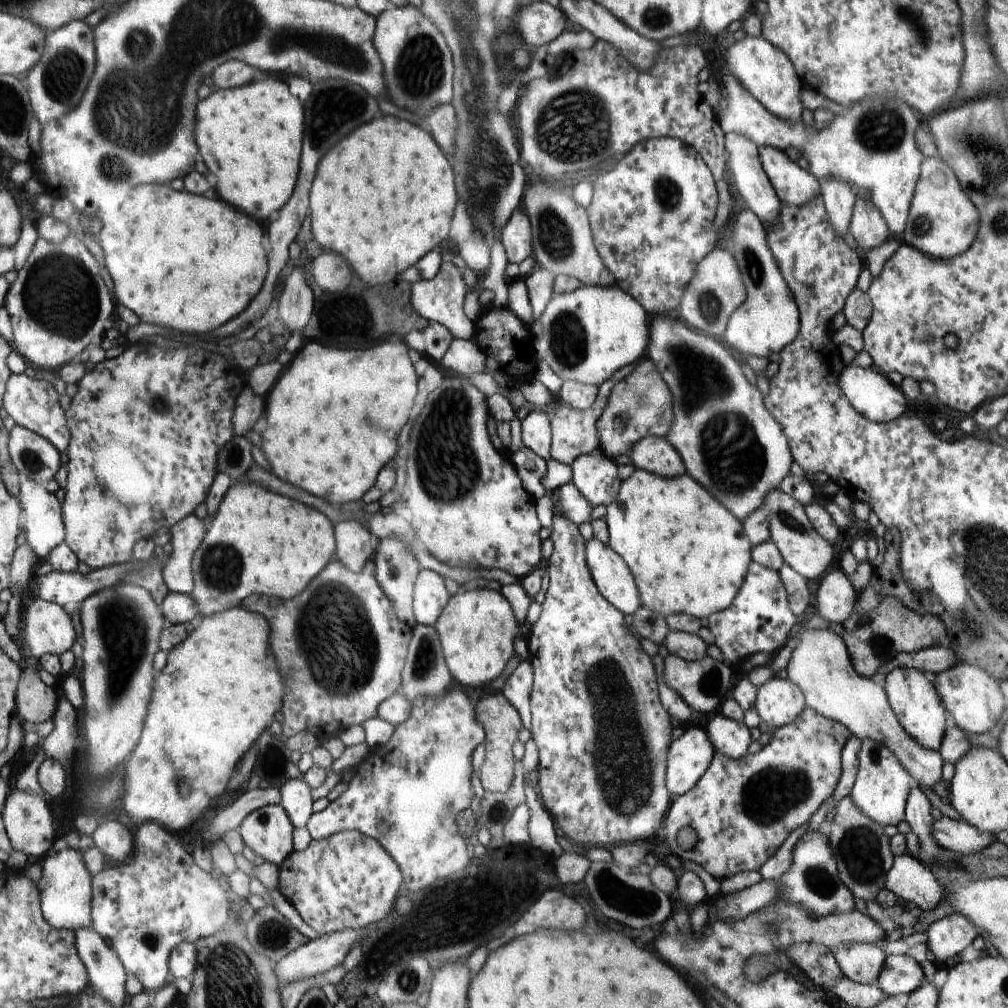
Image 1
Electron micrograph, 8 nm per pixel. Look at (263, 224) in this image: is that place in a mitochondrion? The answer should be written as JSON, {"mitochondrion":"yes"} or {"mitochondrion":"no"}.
{"mitochondrion":"no"}

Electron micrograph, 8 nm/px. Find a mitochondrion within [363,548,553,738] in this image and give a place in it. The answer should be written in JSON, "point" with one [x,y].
{"point":[425,662]}

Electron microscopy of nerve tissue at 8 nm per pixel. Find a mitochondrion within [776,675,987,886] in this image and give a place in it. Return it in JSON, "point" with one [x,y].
{"point":[859,849]}

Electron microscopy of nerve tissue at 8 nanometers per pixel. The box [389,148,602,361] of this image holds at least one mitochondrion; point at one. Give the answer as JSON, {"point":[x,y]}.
{"point":[554,234]}

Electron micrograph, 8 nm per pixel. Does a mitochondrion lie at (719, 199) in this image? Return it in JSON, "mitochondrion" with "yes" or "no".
{"mitochondrion":"no"}

